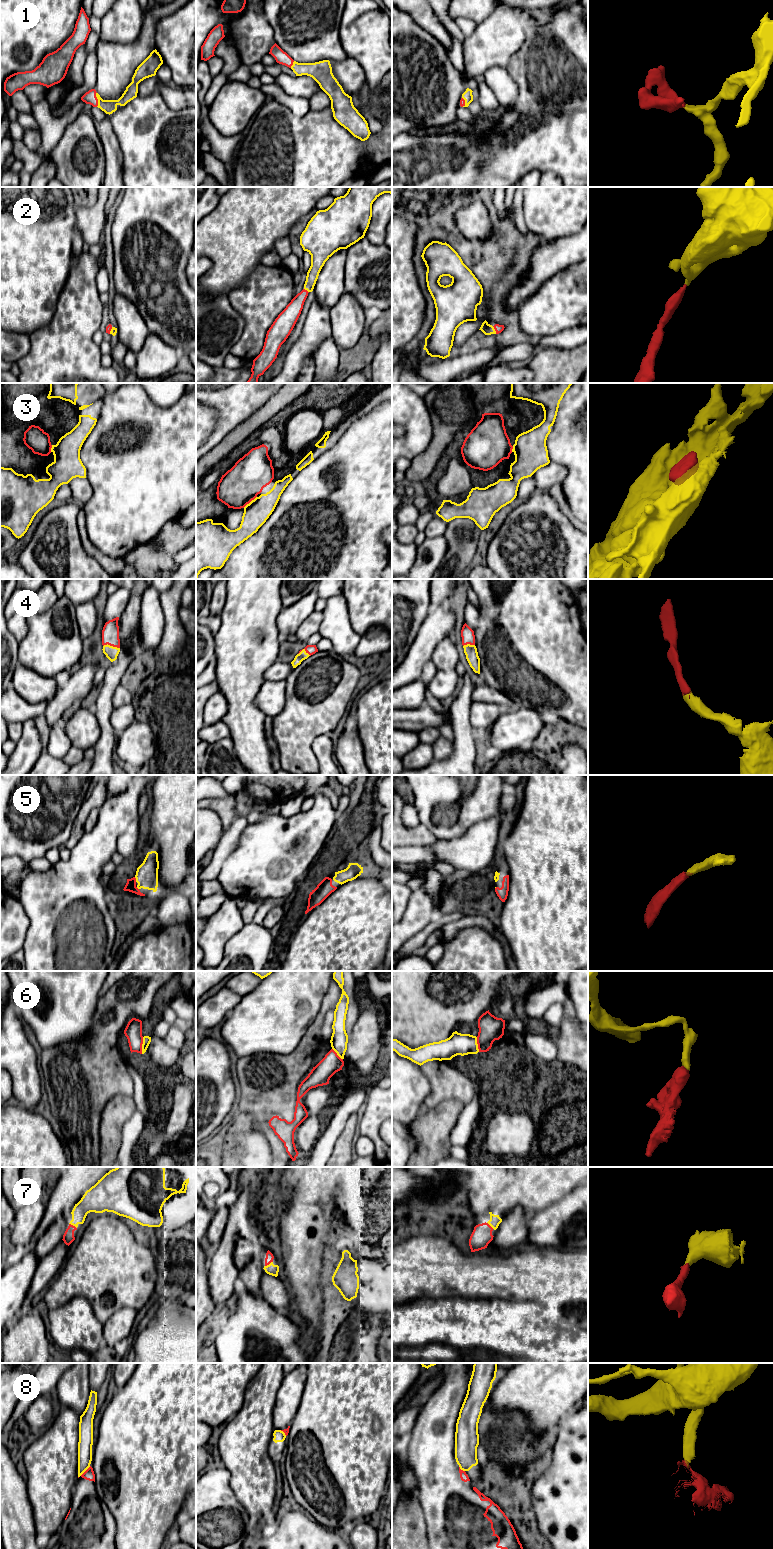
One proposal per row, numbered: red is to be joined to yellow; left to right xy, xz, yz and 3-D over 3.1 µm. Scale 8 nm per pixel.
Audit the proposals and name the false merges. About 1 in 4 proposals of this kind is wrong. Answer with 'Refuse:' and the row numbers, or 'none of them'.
Refuse: 6, 8

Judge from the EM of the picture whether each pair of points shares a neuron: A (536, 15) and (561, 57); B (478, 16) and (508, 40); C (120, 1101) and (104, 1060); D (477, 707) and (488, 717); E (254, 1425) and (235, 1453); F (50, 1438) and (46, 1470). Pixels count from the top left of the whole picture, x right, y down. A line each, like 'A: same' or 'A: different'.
A: different
B: different
C: different
D: same
E: same
F: same

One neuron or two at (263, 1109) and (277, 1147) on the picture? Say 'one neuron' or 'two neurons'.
one neuron

